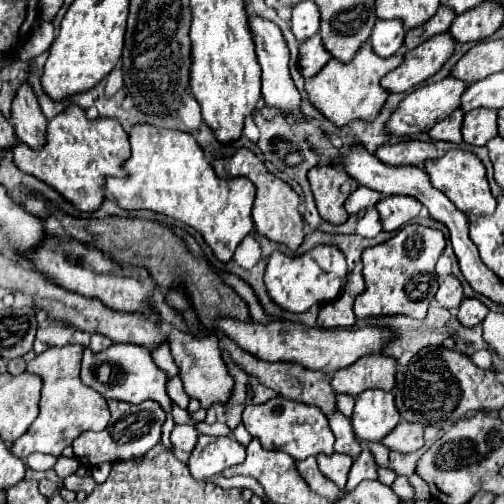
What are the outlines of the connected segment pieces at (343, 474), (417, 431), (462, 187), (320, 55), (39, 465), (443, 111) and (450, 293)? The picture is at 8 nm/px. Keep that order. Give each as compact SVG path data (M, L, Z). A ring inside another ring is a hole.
M334 452L332 456L326 456L326 454L318 454L318 468L330 478L334 480L340 488L346 486L346 480L348 480L348 472L350 472L350 466L352 466L352 458L346 456L346 454L338 454Z
M400 422L384 440L382 444L390 450L402 452L402 454L410 454L416 452L418 448L424 446L424 438L422 438L422 426L420 424L412 424L412 422Z
M448 150L442 158L436 158L434 162L426 162L426 172L430 174L432 184L442 190L458 210L468 212L472 216L478 214L492 214L496 210L496 198L490 192L488 186L488 178L486 178L486 168L480 162L480 158L476 158L476 154L472 154L470 150Z
M314 34L312 38L300 44L300 72L306 80L314 78L314 74L318 74L328 60L330 54L326 54L322 46L322 38L318 38L318 34Z
M34 452L26 458L26 466L30 466L32 470L48 470L56 464L58 456L52 456L52 454L42 454L42 452Z
M448 76L448 78L440 80L440 82L434 82L434 84L426 84L426 86L416 88L394 110L392 118L386 124L388 132L392 132L392 134L428 132L434 124L438 124L440 120L448 118L448 114L452 114L456 108L460 108L460 98L462 98L464 90L466 90L466 82L462 82L460 78L454 78L454 76Z
M452 274L450 276L440 276L438 278L438 292L436 292L436 302L448 310L452 308L458 308L460 302L464 300L464 294L462 294L462 284L458 278L454 278Z

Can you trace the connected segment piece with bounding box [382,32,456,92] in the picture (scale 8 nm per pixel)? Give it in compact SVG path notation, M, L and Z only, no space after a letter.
M444 32L426 40L418 48L408 50L404 62L382 78L382 86L388 92L408 92L410 88L416 88L444 66L444 62L454 54L454 46L454 38Z

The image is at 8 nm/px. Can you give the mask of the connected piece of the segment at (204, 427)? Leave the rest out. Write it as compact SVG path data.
M220 404L216 405L220 408L217 422L214 424L207 424L205 422L196 422L195 426L201 434L212 436L230 436L232 431L226 426L224 418L224 410Z

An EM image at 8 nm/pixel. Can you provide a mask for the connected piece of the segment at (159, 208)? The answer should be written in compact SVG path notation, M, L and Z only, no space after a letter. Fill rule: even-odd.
M136 124L130 132L130 144L132 144L132 156L126 160L124 170L128 176L124 178L106 178L106 190L118 200L118 204L126 210L138 210L138 208L148 208L154 212L160 212L164 216L170 216L174 220L180 220L194 230L198 230L206 244L214 250L216 258L222 262L228 262L240 244L240 240L254 228L252 222L252 202L256 188L248 178L228 178L222 180L216 176L214 168L202 154L202 148L198 142L192 138L188 132L178 132L178 130L166 130L158 128L154 124Z

